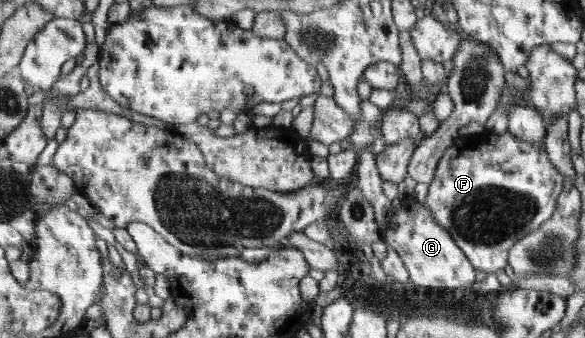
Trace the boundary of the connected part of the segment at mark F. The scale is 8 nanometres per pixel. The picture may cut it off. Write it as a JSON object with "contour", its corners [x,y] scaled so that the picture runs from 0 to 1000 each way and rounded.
{"contour":[[[872,385],[858,396],[824,388],[817,399],[783,396],[778,420],[750,476],[744,530],[733,544],[728,604],[740,624],[747,660],[754,660],[779,707],[815,796],[829,808],[853,808],[867,790],[870,751],[884,710],[920,680],[952,624],[952,595],[962,556],[959,506],[942,482],[933,435],[894,417]]]}

